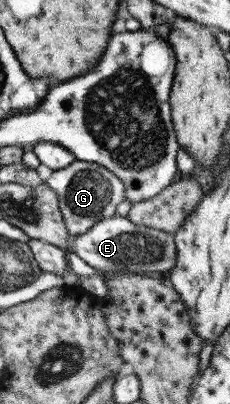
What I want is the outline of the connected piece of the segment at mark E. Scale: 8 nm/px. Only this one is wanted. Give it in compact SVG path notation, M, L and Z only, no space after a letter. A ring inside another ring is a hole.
M116 214L97 221L80 235L71 236L66 250L76 254L86 265L106 275L108 273L144 274L151 271L168 273L175 265L173 235L154 227L136 225L126 217Z

